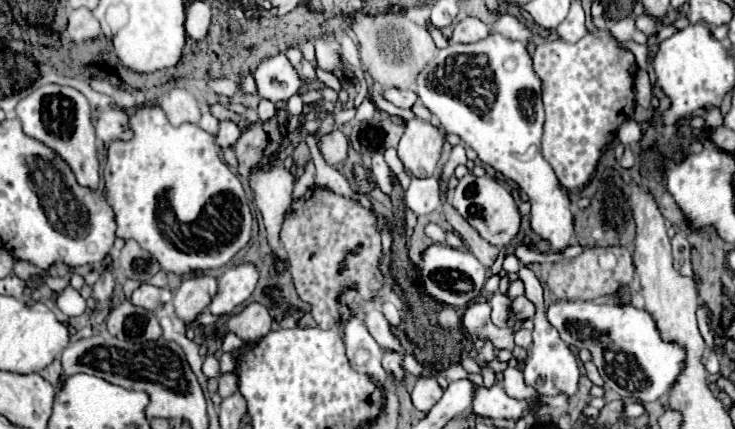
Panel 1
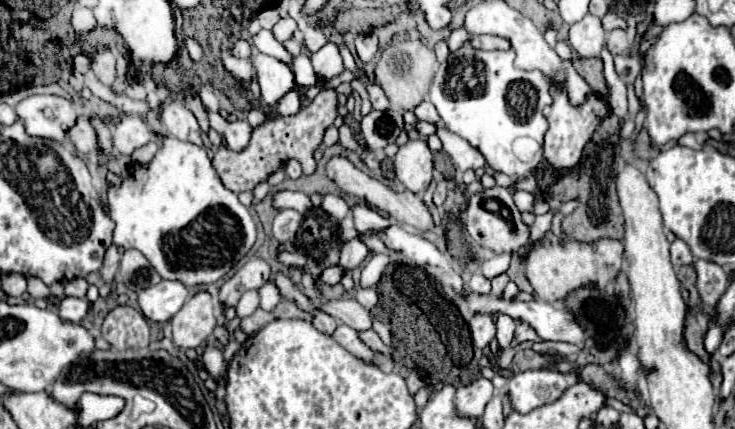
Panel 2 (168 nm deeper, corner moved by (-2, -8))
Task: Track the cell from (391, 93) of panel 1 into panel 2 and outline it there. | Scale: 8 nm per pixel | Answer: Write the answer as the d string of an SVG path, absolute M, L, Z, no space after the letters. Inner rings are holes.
M424 100L414 110L414 114L418 116L418 120L424 120L424 122L432 122L432 124L438 124L440 122L440 116L438 116L438 112L436 112L436 108L434 108L434 104L430 100Z

